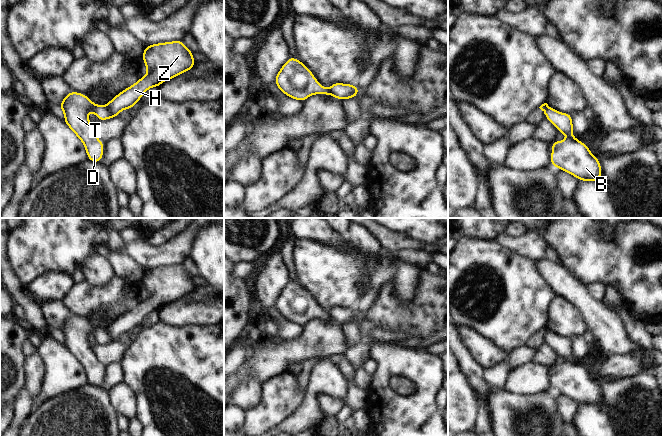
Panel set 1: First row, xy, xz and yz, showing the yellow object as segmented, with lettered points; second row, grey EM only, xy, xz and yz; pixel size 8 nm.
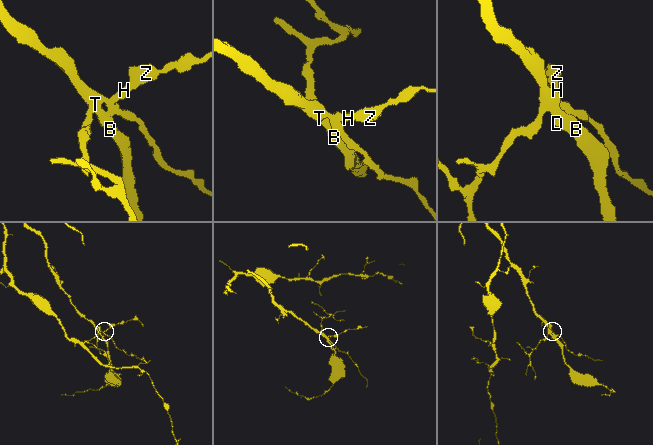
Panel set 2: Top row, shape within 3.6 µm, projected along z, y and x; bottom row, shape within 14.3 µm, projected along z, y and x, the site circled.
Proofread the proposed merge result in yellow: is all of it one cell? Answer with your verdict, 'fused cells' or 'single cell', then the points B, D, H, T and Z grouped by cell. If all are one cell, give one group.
fused cells; groups B D T / H Z

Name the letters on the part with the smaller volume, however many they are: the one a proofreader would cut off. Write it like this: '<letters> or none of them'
H, Z

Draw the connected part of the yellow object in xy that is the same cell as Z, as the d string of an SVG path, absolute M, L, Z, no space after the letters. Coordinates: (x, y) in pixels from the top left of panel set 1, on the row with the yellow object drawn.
M182 40L145 46L141 57L147 74L119 92L106 104L111 118L118 117L119 113L125 109L135 107L151 87L160 87L164 81L173 79L194 68L196 62L193 54Z

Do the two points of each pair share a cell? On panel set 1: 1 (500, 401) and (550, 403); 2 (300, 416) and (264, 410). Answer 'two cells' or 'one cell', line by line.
1: one cell
2: two cells

